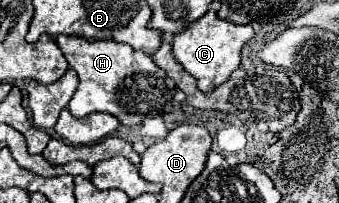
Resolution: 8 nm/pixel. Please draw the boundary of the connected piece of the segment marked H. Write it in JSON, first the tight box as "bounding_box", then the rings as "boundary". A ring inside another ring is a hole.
{"bounding_box":[56,35,174,127],"boundary":[[[58,35],[56,43],[68,65],[78,73],[80,85],[68,105],[74,117],[86,117],[96,111],[110,113],[126,127],[140,125],[144,117],[164,115],[172,109],[174,81],[144,51],[132,51],[128,45],[114,41],[86,41],[82,37]]]}

